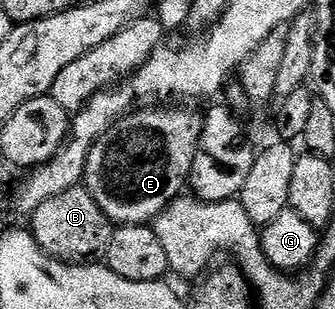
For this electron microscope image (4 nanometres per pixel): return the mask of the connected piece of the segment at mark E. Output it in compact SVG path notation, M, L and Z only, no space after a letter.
M148 105L143 109L133 110L113 127L109 127L106 134L92 146L82 183L87 187L90 197L98 201L98 209L102 209L102 213L106 213L113 224L151 224L175 199L185 194L194 165L194 153L198 153L198 141L202 137L204 115L172 106Z

